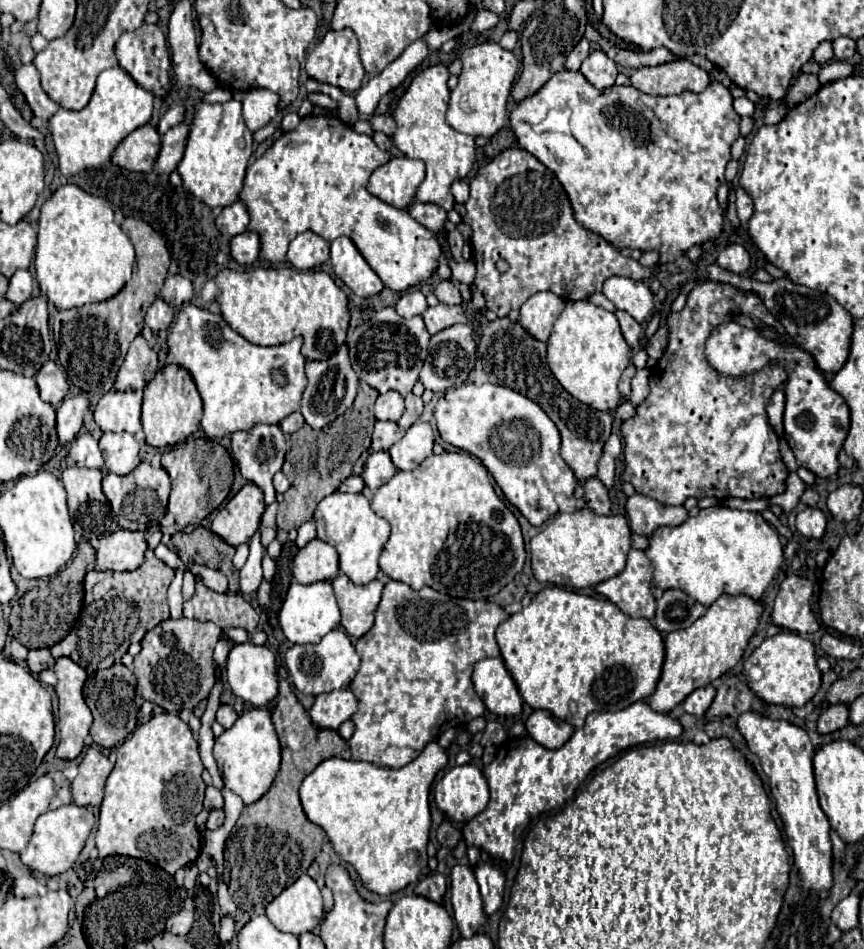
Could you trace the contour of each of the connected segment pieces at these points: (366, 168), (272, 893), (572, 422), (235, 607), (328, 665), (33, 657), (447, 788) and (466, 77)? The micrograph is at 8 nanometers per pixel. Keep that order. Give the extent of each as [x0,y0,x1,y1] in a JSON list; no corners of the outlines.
[[240,116,442,292],[228,680,350,912],[472,316,612,482],[184,576,258,632],[286,628,360,696],[26,648,56,676],[434,764,488,824],[446,42,518,138]]

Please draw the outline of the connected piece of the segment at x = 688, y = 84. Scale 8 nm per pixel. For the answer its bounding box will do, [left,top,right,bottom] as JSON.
[630,60,710,96]

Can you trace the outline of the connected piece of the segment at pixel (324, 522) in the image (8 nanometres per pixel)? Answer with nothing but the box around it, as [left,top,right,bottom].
[312,492,390,584]

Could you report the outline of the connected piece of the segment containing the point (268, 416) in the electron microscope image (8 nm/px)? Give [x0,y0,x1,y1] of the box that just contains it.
[168,304,306,440]

